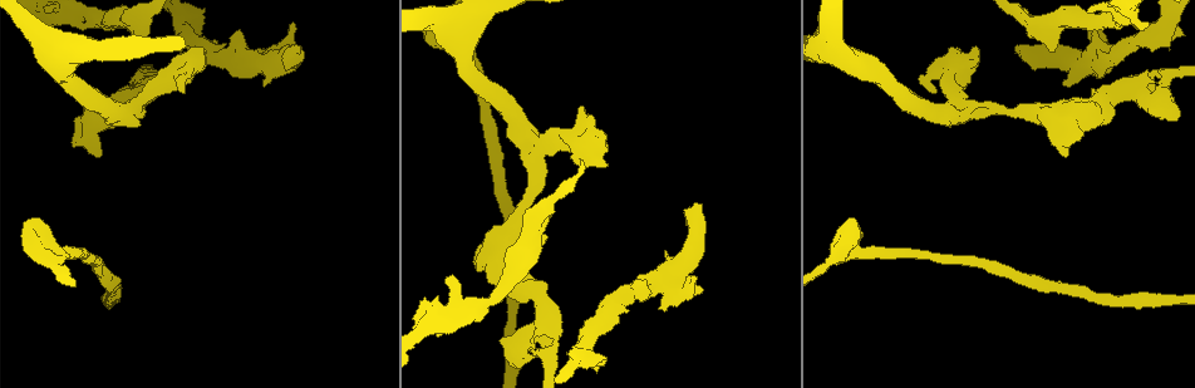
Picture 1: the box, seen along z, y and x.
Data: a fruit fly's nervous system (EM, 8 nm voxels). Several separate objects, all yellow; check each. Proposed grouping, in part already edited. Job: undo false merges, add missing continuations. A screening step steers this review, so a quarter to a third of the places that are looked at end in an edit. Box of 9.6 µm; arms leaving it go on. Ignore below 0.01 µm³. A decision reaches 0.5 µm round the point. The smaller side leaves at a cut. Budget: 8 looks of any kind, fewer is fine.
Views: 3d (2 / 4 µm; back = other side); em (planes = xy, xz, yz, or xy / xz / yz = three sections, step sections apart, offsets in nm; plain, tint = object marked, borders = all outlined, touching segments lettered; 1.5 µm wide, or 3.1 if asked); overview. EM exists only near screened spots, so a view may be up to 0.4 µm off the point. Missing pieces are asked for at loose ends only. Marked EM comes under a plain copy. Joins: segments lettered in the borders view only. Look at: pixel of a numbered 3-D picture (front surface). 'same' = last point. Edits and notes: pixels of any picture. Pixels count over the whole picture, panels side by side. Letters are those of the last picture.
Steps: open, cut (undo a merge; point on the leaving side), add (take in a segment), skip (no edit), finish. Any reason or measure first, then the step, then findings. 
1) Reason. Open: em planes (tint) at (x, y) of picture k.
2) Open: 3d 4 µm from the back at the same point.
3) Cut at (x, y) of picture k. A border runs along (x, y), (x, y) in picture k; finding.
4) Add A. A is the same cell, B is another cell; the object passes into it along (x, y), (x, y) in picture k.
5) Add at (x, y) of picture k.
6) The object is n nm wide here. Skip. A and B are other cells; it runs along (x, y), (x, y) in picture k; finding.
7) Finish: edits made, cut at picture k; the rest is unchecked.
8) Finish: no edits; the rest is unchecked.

Sudden change in width. Open: em planes (borders) at (53, 14) of picture 1.

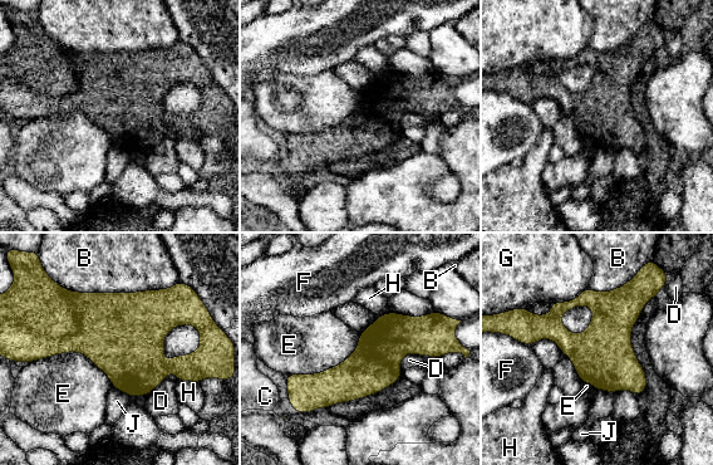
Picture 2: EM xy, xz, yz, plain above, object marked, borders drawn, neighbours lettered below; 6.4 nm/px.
Skip. B, C, D, E, F, G, H and J are other cells; all the same cell.

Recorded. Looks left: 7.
Branch stops here. Open: 3d 2 µm from the back at (206, 51) of picture 1.

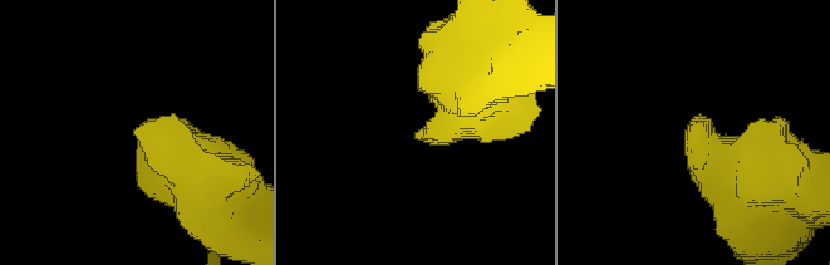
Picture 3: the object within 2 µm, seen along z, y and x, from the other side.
Open: em planes (borders) at (134, 131) of picture 3.

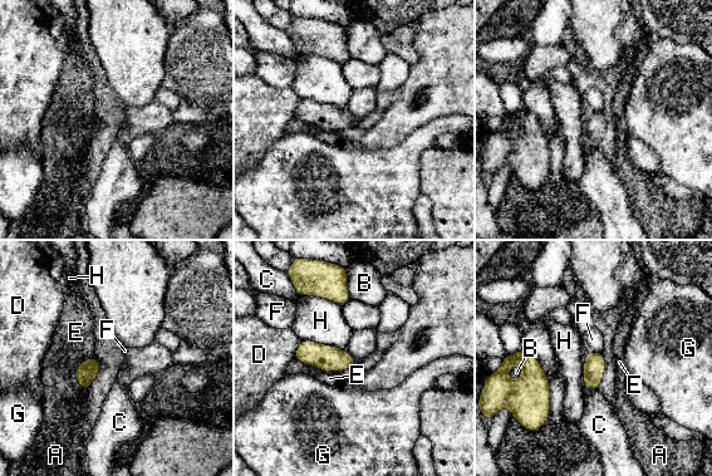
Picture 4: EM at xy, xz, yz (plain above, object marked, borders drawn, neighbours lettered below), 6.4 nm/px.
Skip. A, B, C, D, E, F, G and H are other cells; a border runs along (584, 358), (584, 387), (598, 389) in picture 4; none of them fits.

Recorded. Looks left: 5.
Looks like a crossing. Open: em xy step 4 (tint) at (677, 283) of picture 1.

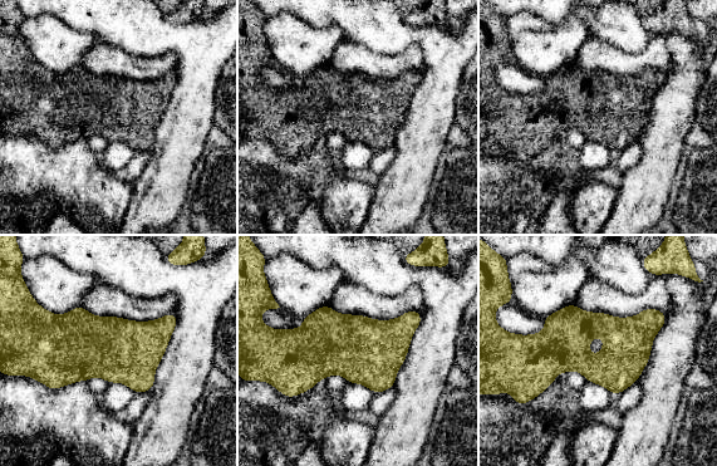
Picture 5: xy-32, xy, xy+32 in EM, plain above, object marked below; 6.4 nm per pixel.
Another direction. Open: em planes (borders) at the same point.

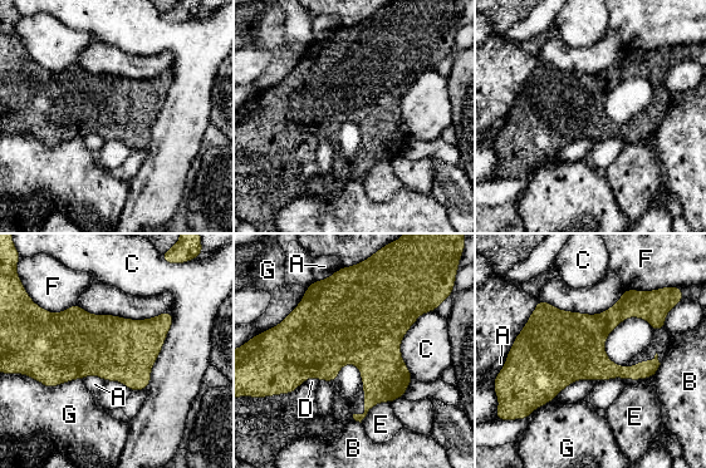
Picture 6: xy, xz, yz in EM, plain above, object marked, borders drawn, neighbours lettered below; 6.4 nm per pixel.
The object is 400 nm wide here. Skip. A, B, C, D, E, F and G are other cells; a border runs along (435, 310), (400, 344), (413, 378) in picture 6; continuous, no second cell.

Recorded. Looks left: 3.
Finish: no edits; the rest is unchecked.

